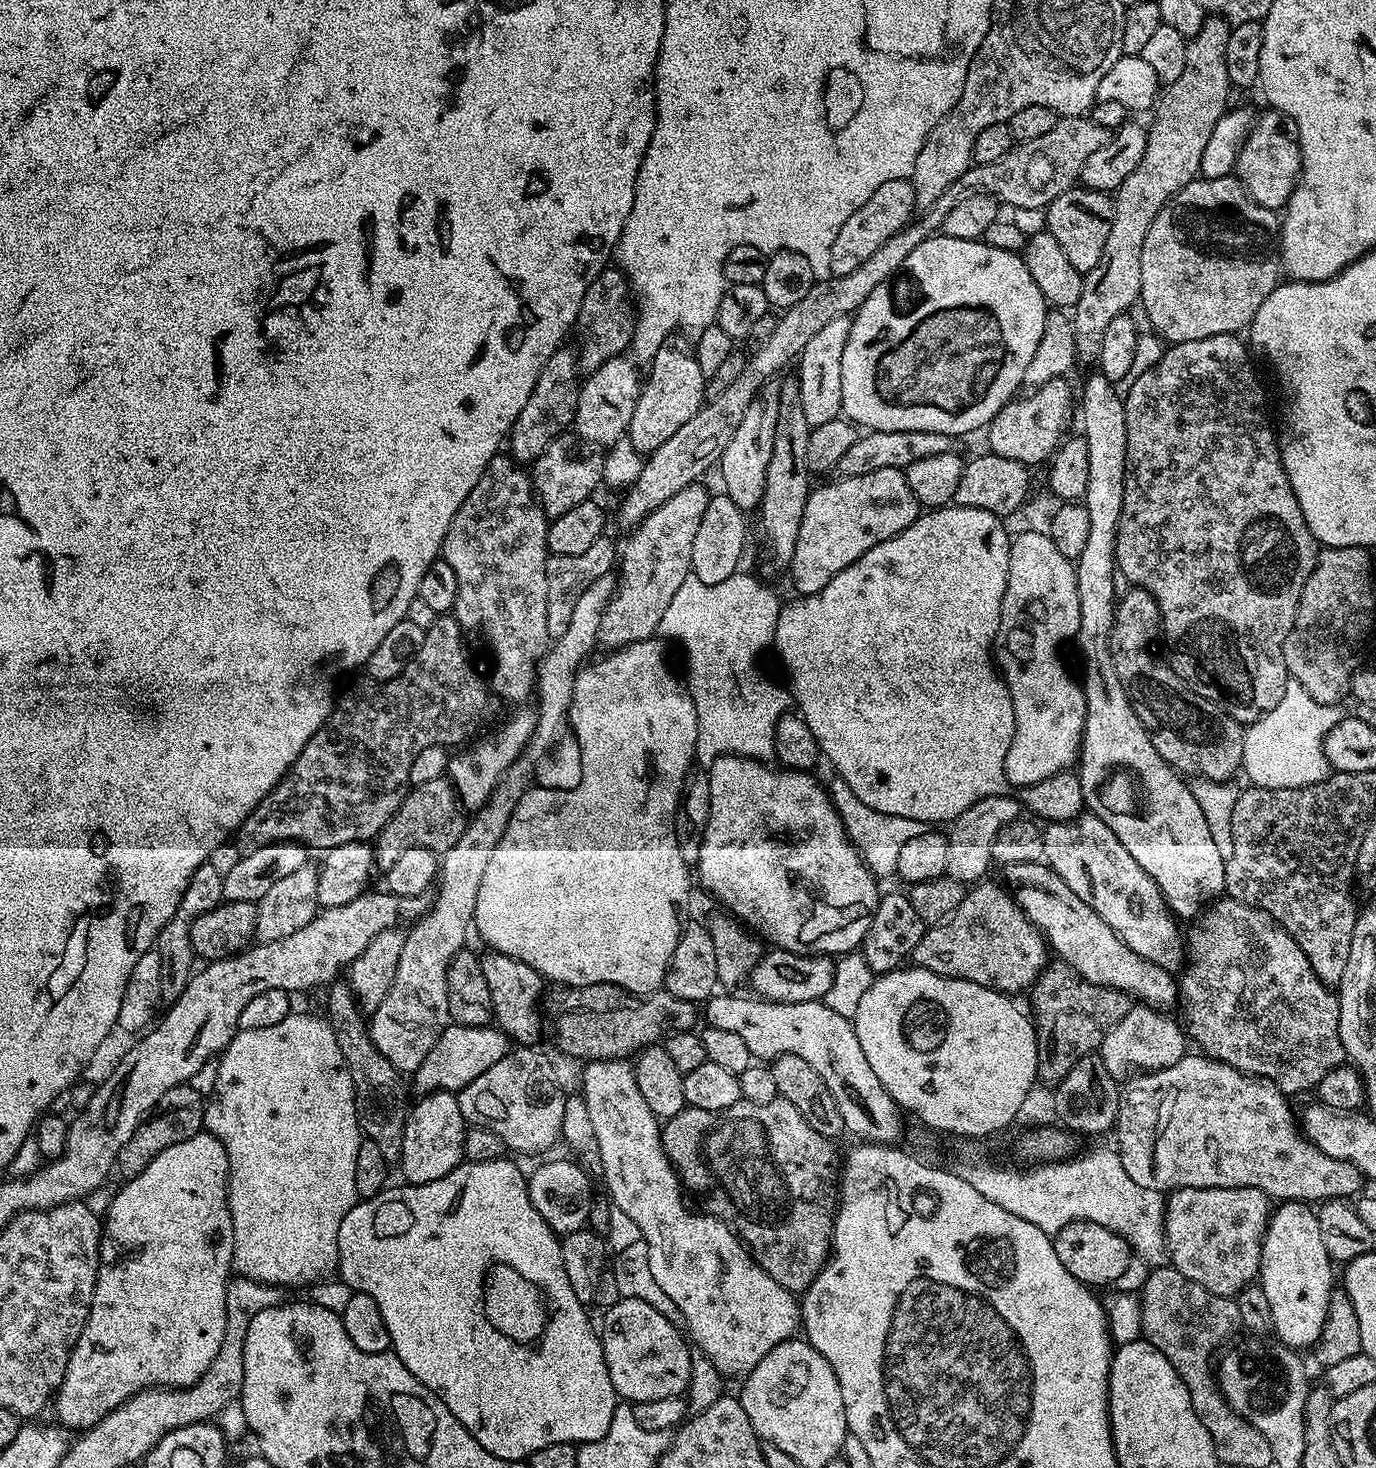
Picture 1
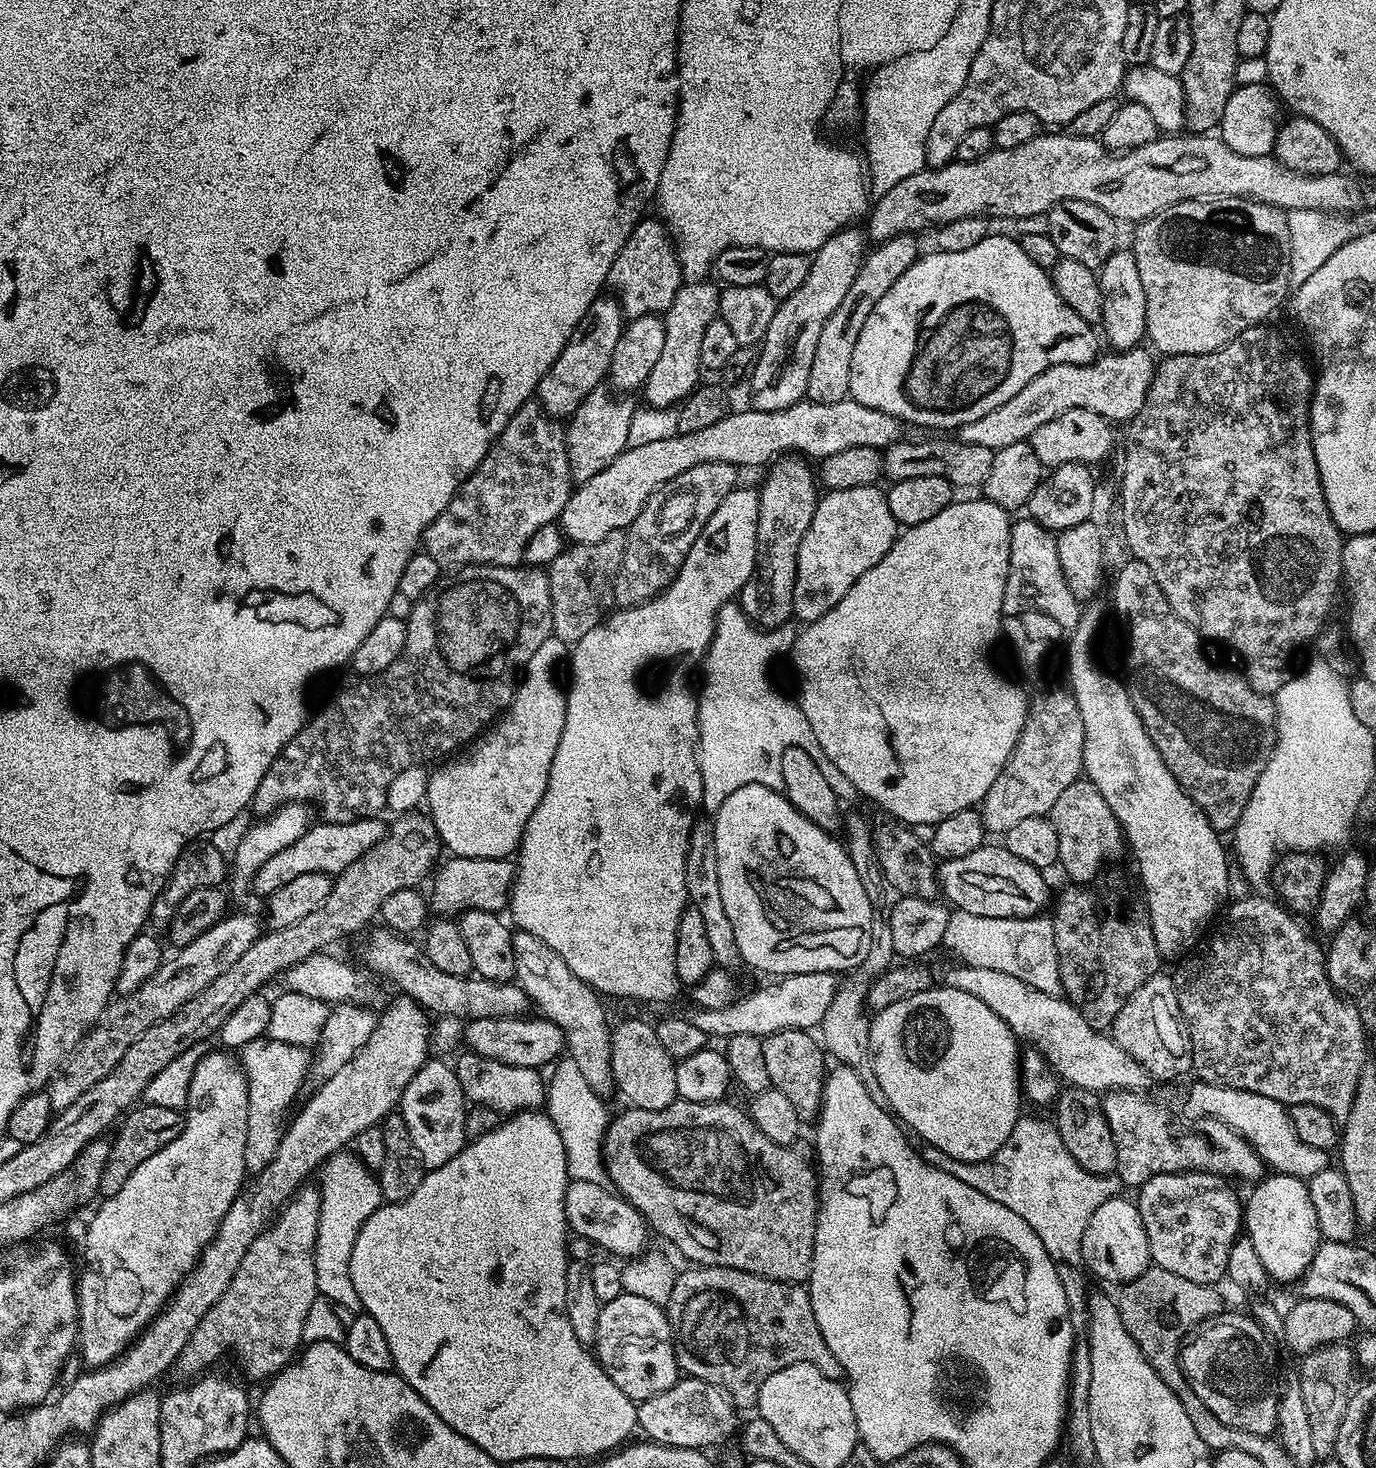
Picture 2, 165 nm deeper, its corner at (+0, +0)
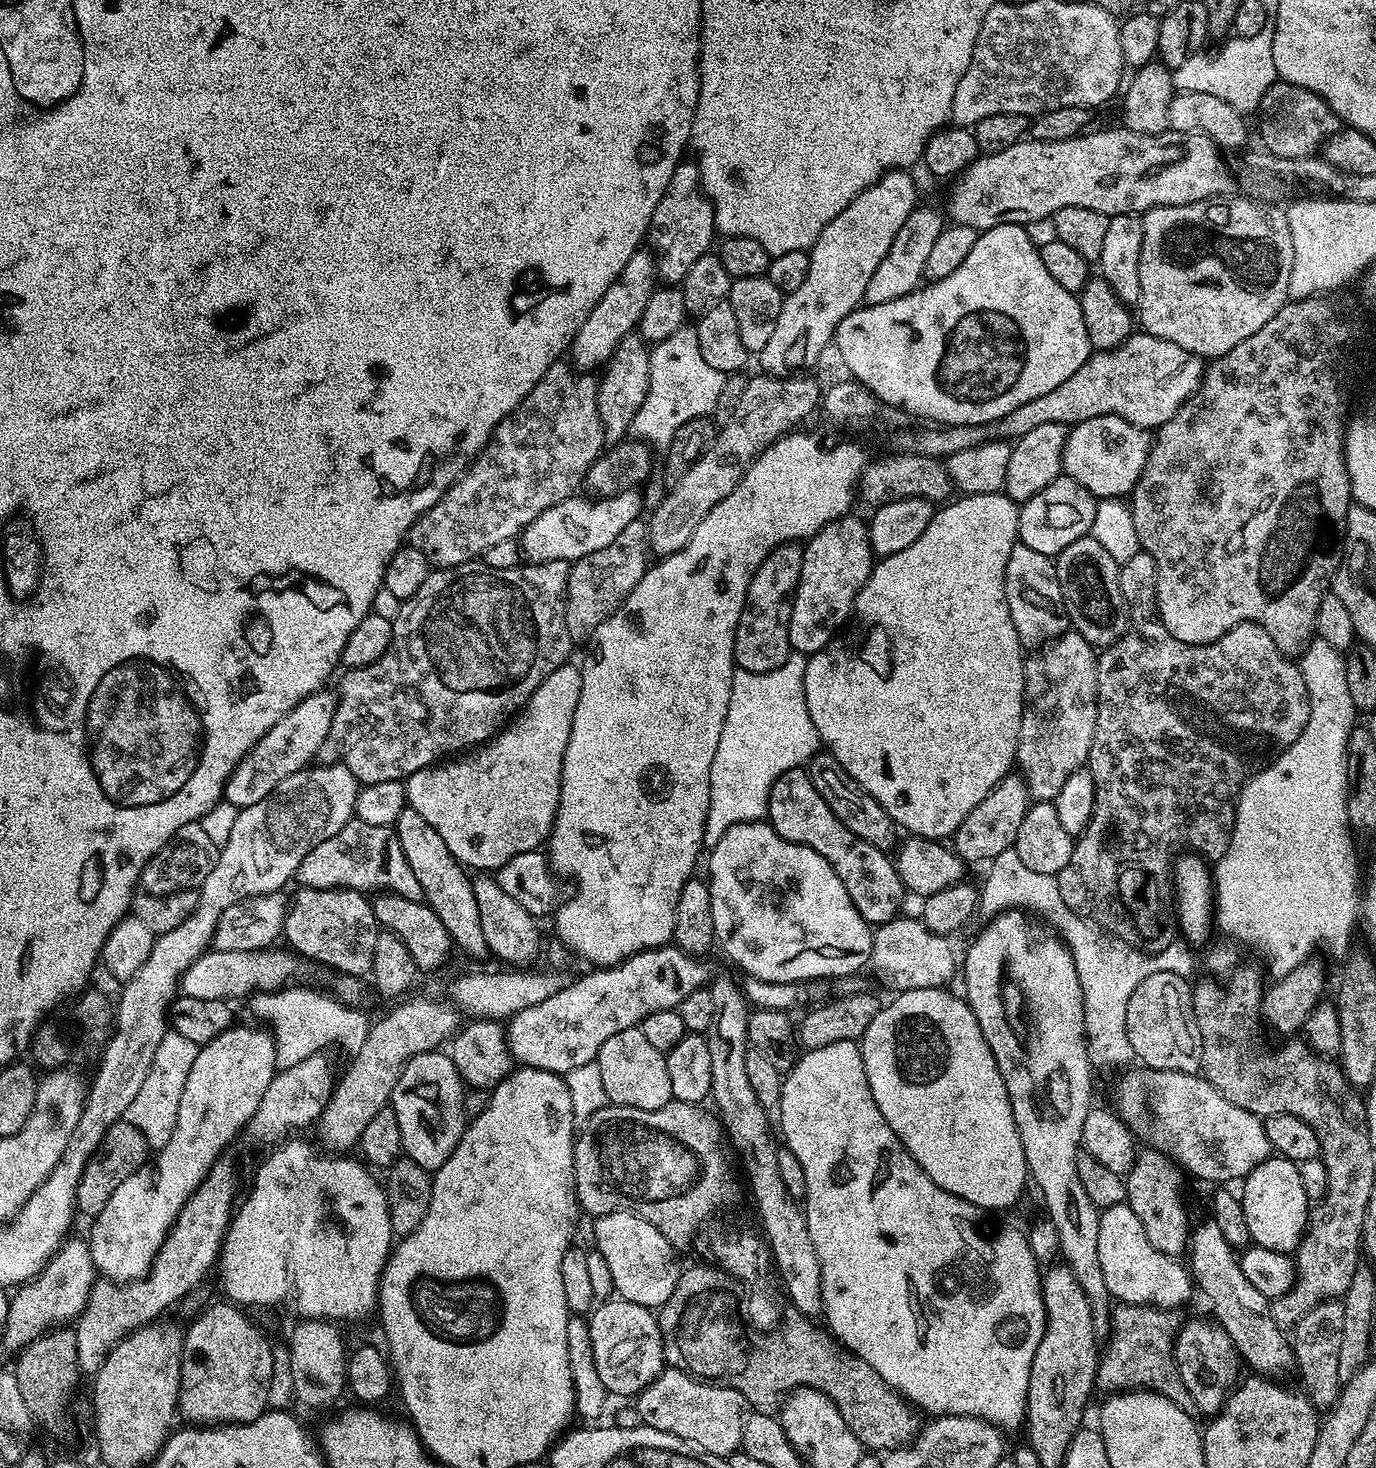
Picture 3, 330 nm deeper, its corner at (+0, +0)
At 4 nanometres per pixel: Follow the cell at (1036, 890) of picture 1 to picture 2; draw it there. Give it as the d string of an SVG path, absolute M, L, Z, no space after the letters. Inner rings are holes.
M986 842L978 850L974 850L971 854L966 854L962 858L950 858L949 860L939 861L938 875L940 877L940 891L943 899L947 901L953 909L961 912L969 912L970 914L978 914L982 918L1018 918L1019 916L1039 916L1045 911L1044 907L1049 907L1050 901L1053 899L1054 892L1048 889L1048 880L1041 869L1030 866L1030 862L1022 862L1022 858L1014 858L1014 854L1010 854L1010 850L1006 850L999 843L992 844Z

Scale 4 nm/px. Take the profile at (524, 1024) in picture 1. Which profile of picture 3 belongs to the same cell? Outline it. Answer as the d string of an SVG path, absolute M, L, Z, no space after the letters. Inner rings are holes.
M405 806L402 814L398 814L394 831L406 862L410 862L410 870L414 870L414 878L418 878L418 886L422 886L424 903L431 906L434 914L438 914L453 945L457 949L462 948L470 956L487 957L489 950L482 935L482 918L478 918L478 902L474 902L473 877L454 858L454 854L450 854L438 830L434 830L434 826L430 826L430 822L426 822L418 810Z

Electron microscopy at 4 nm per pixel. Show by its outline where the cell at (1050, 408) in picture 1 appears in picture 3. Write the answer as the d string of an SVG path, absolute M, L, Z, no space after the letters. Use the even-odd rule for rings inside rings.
M1121 416L1086 418L1086 422L1068 428L1062 450L1063 475L1078 482L1078 486L1086 486L1086 490L1100 500L1127 497L1146 466L1152 442L1153 437L1147 431L1126 422Z

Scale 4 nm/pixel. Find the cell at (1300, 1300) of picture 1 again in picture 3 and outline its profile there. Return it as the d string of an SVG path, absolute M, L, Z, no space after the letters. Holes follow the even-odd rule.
M1269 1155L1242 1181L1244 1192L1240 1196L1242 1210L1246 1210L1246 1226L1250 1226L1252 1244L1260 1244L1266 1250L1295 1253L1304 1229L1308 1227L1310 1201L1302 1190L1302 1178L1295 1160Z

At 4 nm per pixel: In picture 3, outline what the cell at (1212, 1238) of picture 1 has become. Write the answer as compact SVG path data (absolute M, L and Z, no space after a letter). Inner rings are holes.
M1148 1146L1146 1150L1137 1151L1136 1160L1131 1170L1126 1174L1124 1185L1128 1199L1126 1203L1130 1210L1142 1222L1142 1230L1146 1230L1146 1238L1156 1250L1162 1254L1177 1258L1185 1255L1190 1235L1188 1212L1184 1209L1184 1200L1180 1197L1180 1176L1182 1172L1169 1157L1155 1148ZM1173 1164L1173 1165L1172 1165Z

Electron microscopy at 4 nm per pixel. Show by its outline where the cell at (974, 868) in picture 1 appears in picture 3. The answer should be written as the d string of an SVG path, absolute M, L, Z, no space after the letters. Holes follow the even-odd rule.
M1069 630L1063 636L1056 637L1055 640L1048 641L1047 644L1037 647L1036 652L1027 657L1024 662L1024 713L1022 714L1022 722L1020 723L1020 733L1018 734L1018 742L1020 745L1016 748L1016 764L1022 773L1024 780L1028 784L1028 795L1033 801L1041 800L1055 801L1058 790L1062 790L1066 778L1070 778L1070 774L1074 774L1074 770L1085 767L1088 763L1088 755L1090 754L1090 742L1094 738L1094 726L1096 725L1096 662L1097 653L1092 645L1086 642L1086 638L1082 638L1074 630Z

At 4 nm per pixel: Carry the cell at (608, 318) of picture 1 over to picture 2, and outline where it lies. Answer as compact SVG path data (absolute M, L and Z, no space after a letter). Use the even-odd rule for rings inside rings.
M641 219L632 229L618 258L614 258L614 266L610 266L608 275L607 287L628 318L658 316L668 312L670 302L674 302L674 294L678 294L682 283L680 261L676 258L673 237L659 219L648 219Z

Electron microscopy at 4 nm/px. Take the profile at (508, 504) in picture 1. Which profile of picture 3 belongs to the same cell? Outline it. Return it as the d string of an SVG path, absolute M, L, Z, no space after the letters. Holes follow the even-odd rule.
M557 362L550 366L550 370L546 370L546 374L534 386L534 390L530 390L530 394L526 394L526 398L522 398L522 402L518 407L510 413L502 423L492 432L492 438L488 444L481 450L479 456L464 469L454 483L442 494L442 498L438 498L438 502L434 502L434 506L430 506L430 510L426 510L414 522L414 526L410 526L406 540L414 550L422 550L422 554L426 554L429 565L433 569L437 568L453 568L459 564L467 564L475 561L477 558L483 557L486 550L490 550L490 546L495 546L498 542L506 542L519 537L526 526L530 526L530 522L534 522L534 518L538 518L538 514L542 514L542 510L550 510L550 506L558 506L563 500L569 500L577 491L576 488L585 483L590 466L605 451L606 441L604 438L604 427L602 426L602 418L598 414L598 392L600 385L597 377L588 370L577 370L571 363Z

